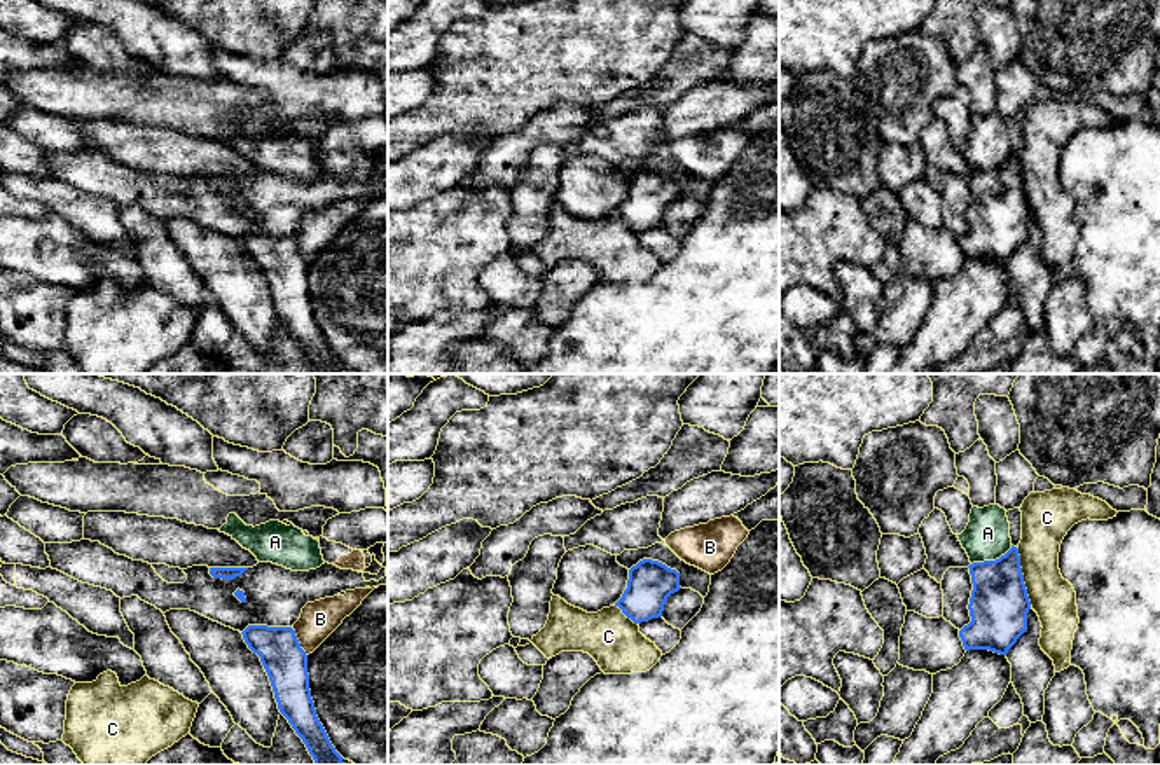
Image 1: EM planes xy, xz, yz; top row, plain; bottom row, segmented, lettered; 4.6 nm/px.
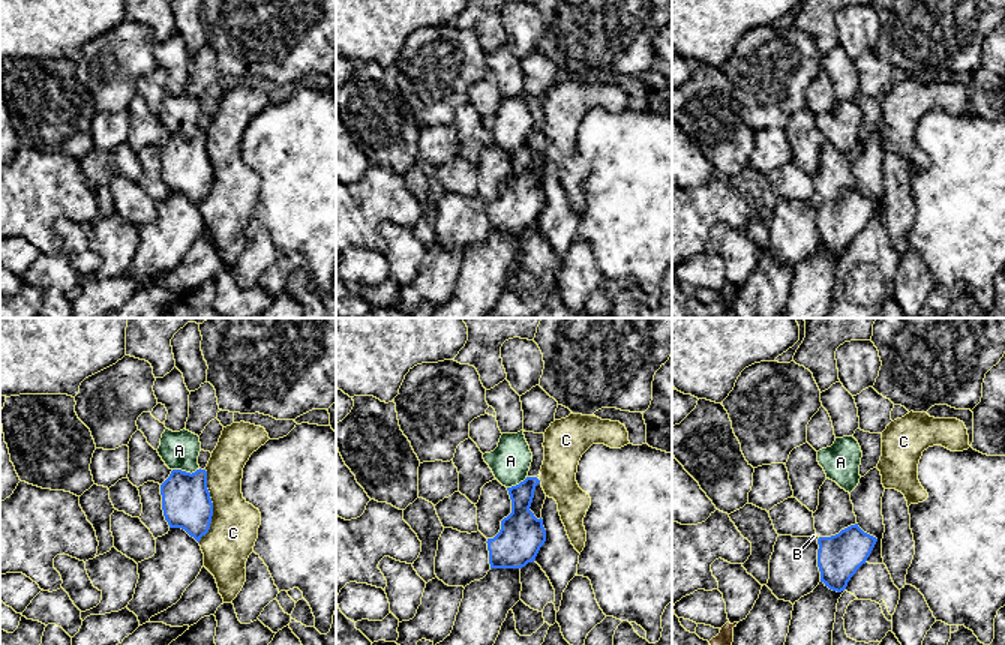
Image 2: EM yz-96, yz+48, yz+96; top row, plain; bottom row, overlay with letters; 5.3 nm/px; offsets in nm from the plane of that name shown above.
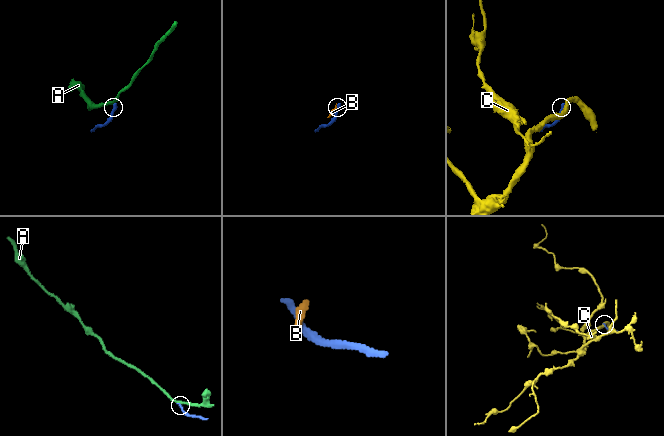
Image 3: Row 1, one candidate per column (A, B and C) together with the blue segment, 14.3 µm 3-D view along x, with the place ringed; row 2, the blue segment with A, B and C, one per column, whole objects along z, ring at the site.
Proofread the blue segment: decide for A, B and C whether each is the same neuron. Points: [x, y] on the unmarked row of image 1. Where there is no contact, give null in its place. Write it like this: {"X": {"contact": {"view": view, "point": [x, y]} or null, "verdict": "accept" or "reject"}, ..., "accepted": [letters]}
{"A": {"contact": {"view": "yz", "point": [991, 170]}, "verdict": "reject"}, "B": {"contact": {"view": "xy", "point": [297, 250]}, "verdict": "reject"}, "C": {"contact": {"view": "yz", "point": [1022, 186]}, "verdict": "reject"}, "accepted": []}

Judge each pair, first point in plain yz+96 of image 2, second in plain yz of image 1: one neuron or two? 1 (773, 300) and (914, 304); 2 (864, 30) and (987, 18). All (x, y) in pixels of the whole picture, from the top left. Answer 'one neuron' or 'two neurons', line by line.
1: one neuron
2: one neuron

